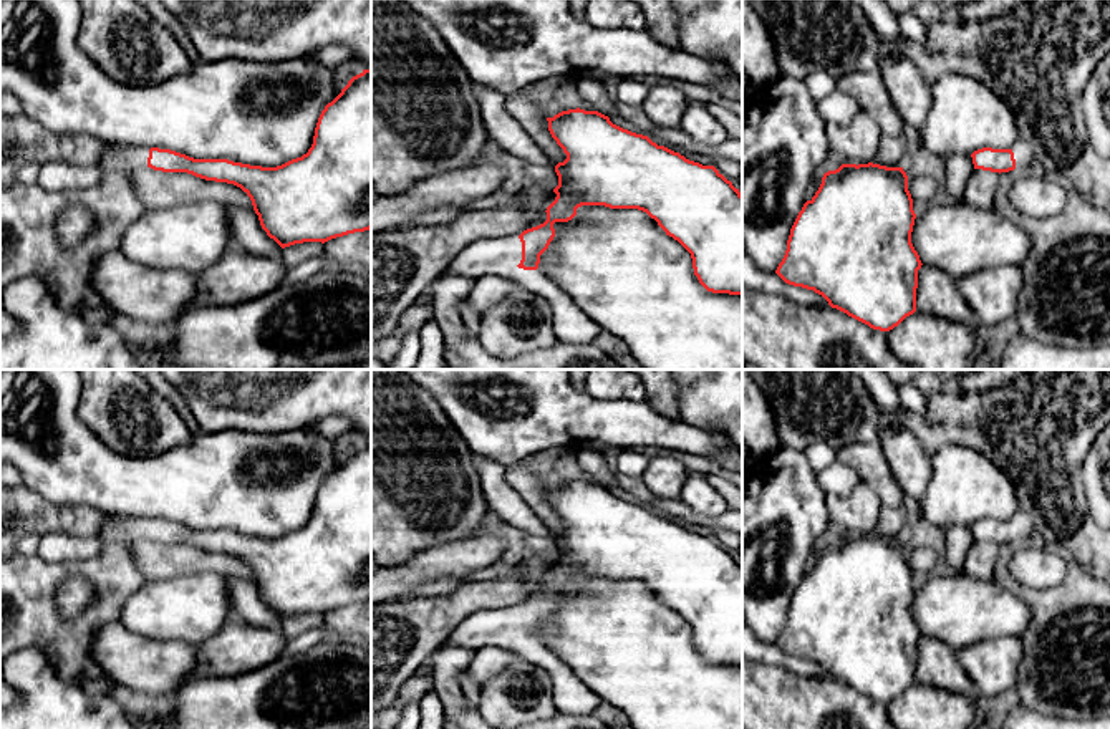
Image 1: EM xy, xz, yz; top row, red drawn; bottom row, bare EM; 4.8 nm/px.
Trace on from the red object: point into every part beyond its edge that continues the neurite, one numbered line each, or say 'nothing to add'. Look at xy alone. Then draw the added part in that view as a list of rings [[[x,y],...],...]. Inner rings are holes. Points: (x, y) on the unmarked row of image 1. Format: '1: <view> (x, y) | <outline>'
1: xy (118, 529) | [[[109,515],[103,529],[101,542],[129,542],[147,537],[149,519]]]

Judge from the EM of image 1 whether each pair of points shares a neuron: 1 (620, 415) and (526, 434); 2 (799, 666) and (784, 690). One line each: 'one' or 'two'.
1: one
2: two

